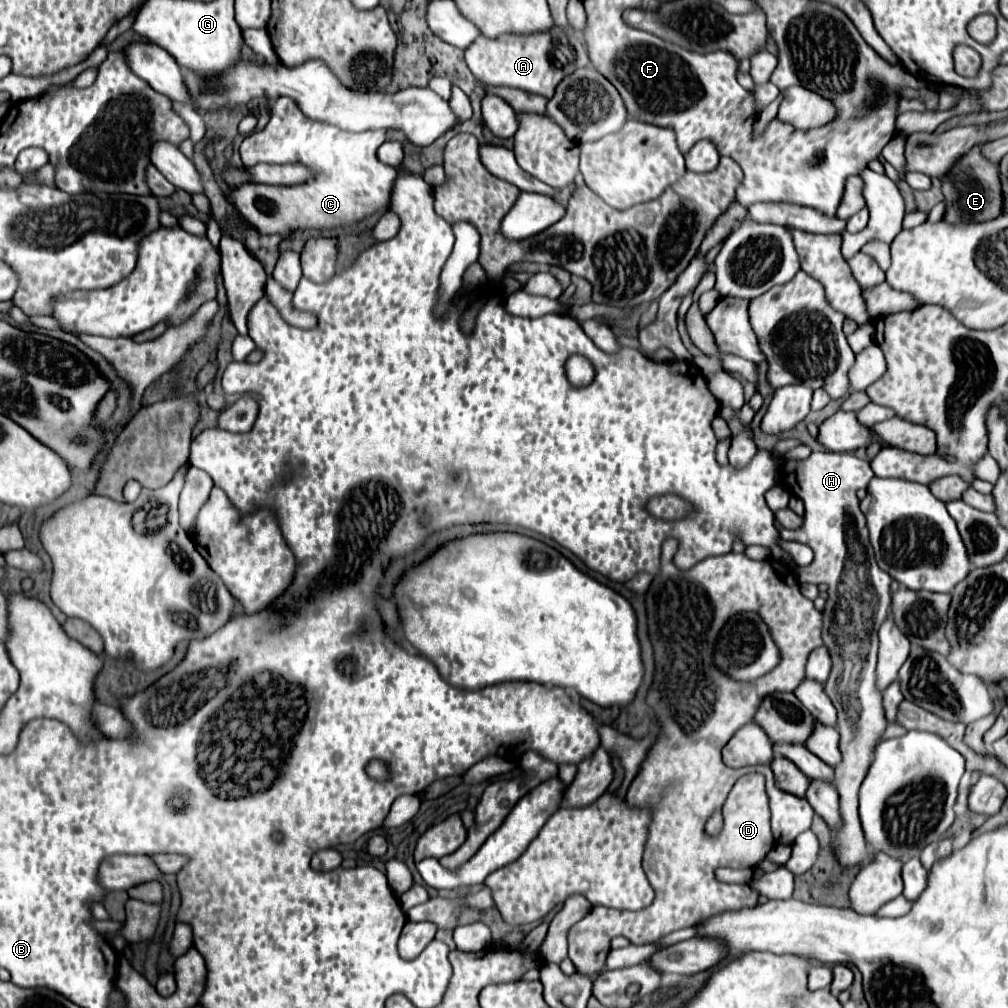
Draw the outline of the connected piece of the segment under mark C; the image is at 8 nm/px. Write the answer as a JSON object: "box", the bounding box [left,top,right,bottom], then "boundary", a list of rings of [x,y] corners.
{"box":[225,98,397,234],"boundary":[[[277,98],[271,106],[271,120],[269,124],[255,134],[249,134],[239,152],[245,166],[255,166],[259,162],[267,164],[293,164],[301,162],[315,170],[315,176],[307,184],[299,186],[269,186],[269,184],[247,184],[239,186],[233,192],[229,192],[225,198],[227,202],[243,214],[243,218],[253,224],[261,234],[283,234],[289,230],[305,230],[305,228],[335,228],[335,226],[347,226],[353,224],[375,210],[387,208],[393,182],[397,178],[397,170],[393,166],[387,166],[379,162],[377,148],[385,142],[385,130],[367,130],[361,134],[345,132],[337,126],[329,126],[317,120],[307,118],[299,106],[291,98]]]}

